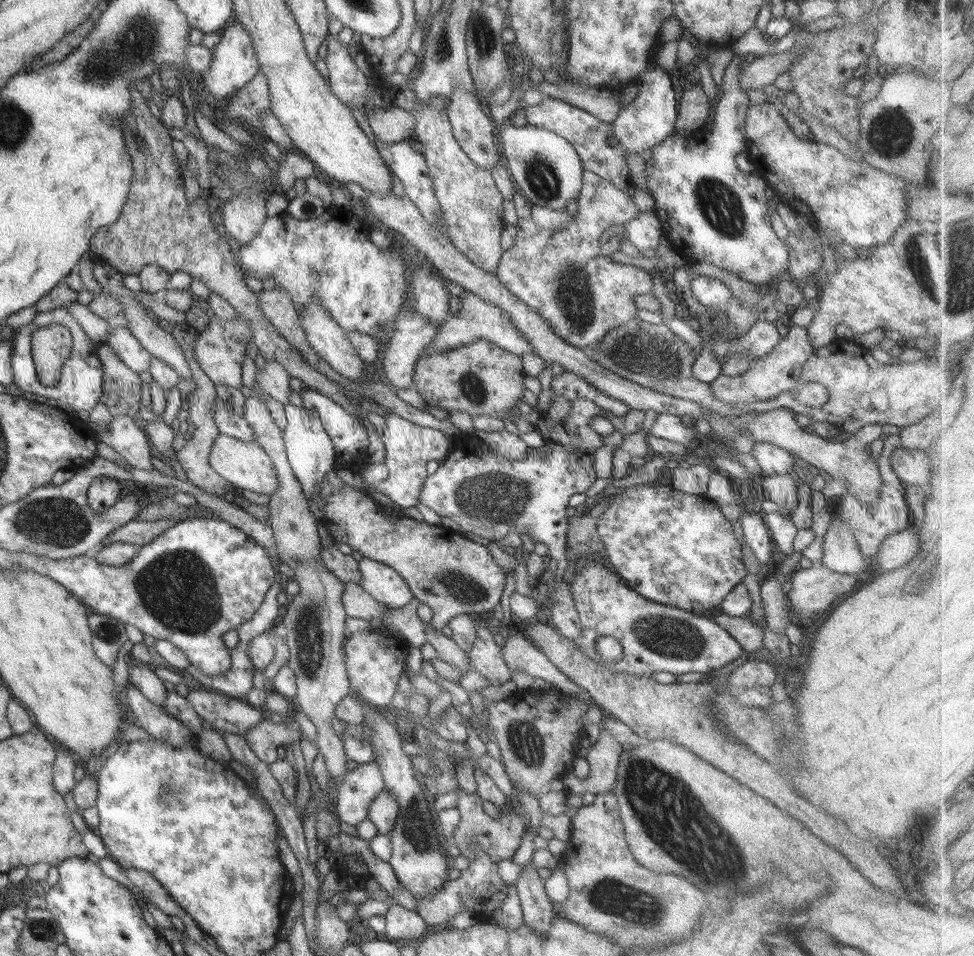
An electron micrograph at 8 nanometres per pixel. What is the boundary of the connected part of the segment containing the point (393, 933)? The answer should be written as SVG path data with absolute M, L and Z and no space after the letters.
M392 903L384 915L386 928L383 932L388 938L414 940L423 938L430 931L430 925L417 911L408 910L398 903Z

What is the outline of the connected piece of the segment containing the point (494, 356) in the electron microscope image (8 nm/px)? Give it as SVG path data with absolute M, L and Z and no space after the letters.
M475 340L462 346L420 355L414 363L413 385L426 404L447 411L467 412L470 416L493 416L506 420L510 410L524 395L523 362L521 357L488 340Z

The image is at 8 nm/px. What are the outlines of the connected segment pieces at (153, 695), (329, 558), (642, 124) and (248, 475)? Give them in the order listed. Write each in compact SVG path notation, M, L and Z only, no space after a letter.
M146 663L138 666L130 664L129 682L150 701L164 708L167 690L163 681L154 673L153 667Z
M337 544L322 546L321 560L326 568L344 583L359 584L361 582L359 562L352 555L342 553Z
M656 61L637 80L639 93L625 108L616 120L608 125L601 118L580 110L561 100L545 96L536 106L522 107L527 124L539 126L565 138L577 152L584 170L588 170L611 182L618 190L634 198L635 182L627 165L627 154L638 154L665 142L675 132L677 121L676 92L672 87L670 73L666 73Z
M220 434L213 442L209 454L210 466L225 478L236 491L251 490L258 494L271 497L277 490L279 480L272 462L266 451L256 441L244 442L231 436Z

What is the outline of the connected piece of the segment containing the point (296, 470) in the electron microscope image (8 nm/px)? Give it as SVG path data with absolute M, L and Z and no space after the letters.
M286 404L284 409L287 425L283 430L283 441L294 476L300 482L306 498L312 499L312 496L318 493L323 495L328 488L323 478L336 466L336 449L332 439L323 429L322 421L316 413L309 412L300 406L292 406L292 404Z

